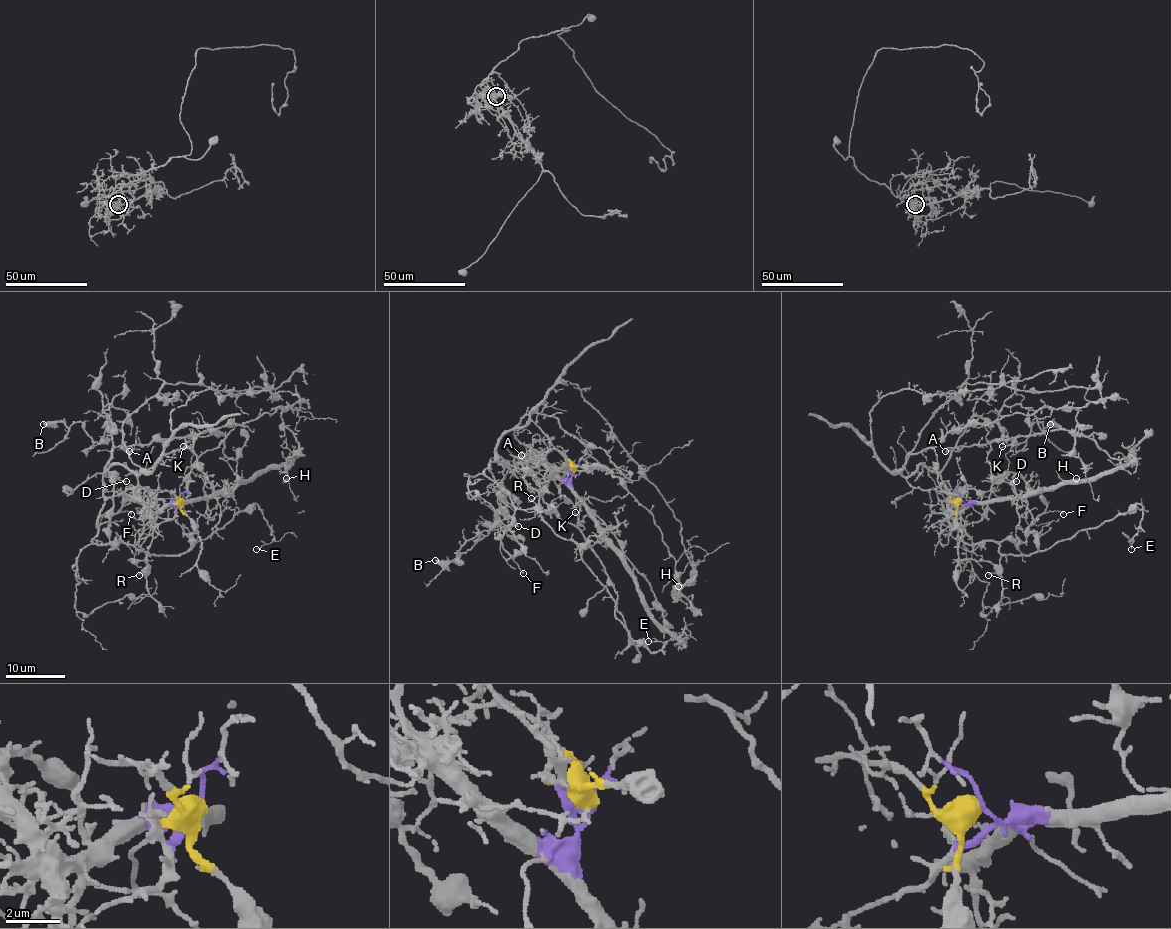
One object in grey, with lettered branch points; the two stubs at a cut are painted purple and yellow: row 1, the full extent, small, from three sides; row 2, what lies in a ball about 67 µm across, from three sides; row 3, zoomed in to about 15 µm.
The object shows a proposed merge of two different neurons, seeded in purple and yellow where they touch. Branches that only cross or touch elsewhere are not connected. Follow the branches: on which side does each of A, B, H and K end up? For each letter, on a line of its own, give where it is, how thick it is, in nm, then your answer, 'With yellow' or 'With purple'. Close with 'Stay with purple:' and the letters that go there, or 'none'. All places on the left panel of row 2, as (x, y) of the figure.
A: Place: (129, 451). Thickness 110 nm. With yellow
B: Place: (43, 424). Thickness 460 nm. With yellow
H: Place: (286, 478). Thickness 110 nm. With yellow
K: Place: (183, 446). Thickness 110 nm. With yellow
Stay with purple: none

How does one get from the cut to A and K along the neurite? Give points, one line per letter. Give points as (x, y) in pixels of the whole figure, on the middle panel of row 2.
A: (573, 471), (530, 416), (524, 425), (509, 430), (496, 449), (514, 471), (518, 465), (514, 458), (521, 455)
K: (573, 471), (530, 416), (524, 425), (509, 430), (496, 447), (502, 461), (563, 520), (575, 525), (575, 512)

